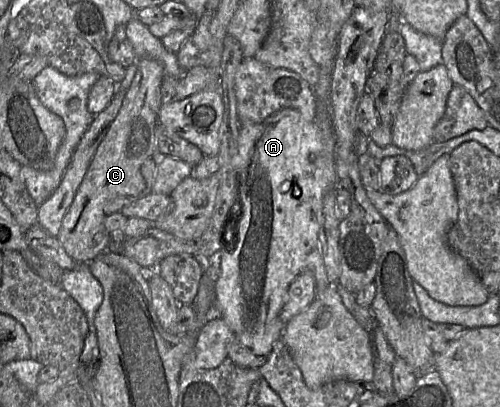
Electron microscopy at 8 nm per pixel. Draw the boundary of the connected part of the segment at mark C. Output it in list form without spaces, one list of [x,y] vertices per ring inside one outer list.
[[[140,59],[122,106],[100,143],[75,198],[65,214],[56,238],[76,262],[88,263],[107,250],[112,234],[104,225],[105,206],[115,198],[137,196],[145,187],[141,165],[157,153],[155,128],[163,99],[161,85],[165,72],[160,62]]]

